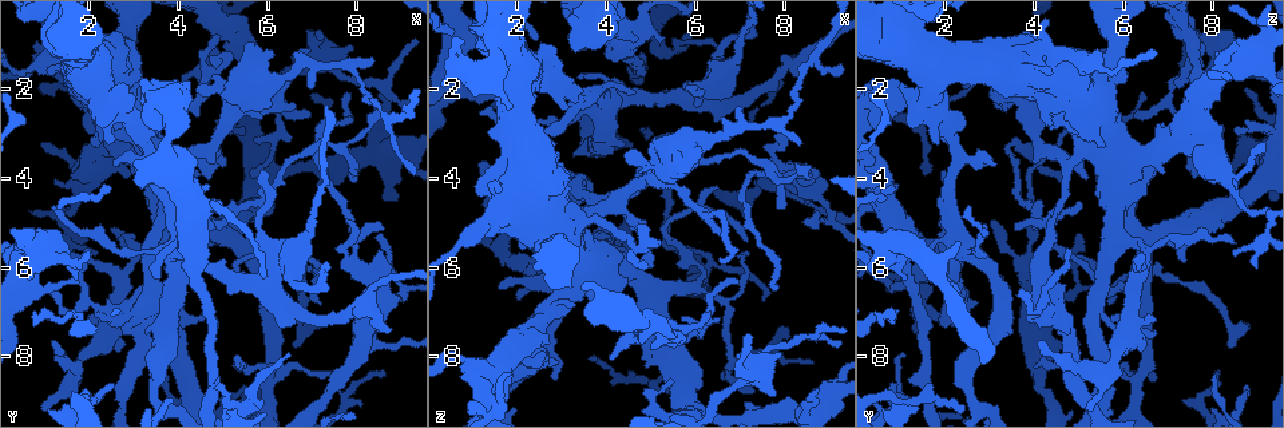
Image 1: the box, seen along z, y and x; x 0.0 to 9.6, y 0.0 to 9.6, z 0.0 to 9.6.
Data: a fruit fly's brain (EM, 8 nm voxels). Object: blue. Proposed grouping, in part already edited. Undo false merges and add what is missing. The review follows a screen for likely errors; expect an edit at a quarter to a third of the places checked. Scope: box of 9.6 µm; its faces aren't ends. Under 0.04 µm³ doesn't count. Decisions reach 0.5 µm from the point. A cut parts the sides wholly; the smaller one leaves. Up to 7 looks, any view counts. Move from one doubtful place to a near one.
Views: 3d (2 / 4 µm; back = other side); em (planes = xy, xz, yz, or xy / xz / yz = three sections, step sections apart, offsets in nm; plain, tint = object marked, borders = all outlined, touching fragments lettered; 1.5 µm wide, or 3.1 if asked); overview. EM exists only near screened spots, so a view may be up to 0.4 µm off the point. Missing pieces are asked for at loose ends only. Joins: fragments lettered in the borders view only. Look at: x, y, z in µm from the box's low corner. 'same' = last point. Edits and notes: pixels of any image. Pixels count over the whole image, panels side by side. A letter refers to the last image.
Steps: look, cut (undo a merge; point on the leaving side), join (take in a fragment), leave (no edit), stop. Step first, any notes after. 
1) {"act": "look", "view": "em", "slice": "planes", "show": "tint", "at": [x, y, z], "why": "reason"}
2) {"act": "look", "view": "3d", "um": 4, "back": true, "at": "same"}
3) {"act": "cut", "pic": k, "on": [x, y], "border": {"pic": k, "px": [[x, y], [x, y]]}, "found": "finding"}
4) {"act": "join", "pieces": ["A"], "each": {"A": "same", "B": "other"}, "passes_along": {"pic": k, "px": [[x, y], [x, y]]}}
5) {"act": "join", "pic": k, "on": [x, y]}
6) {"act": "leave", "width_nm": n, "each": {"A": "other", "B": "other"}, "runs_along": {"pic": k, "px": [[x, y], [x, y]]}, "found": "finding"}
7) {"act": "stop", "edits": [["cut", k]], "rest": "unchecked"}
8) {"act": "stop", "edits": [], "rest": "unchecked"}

{"act": "look", "view": "3d", "um": 2, "at": [2.20, 3.30, 5.55], "why": "thick end"}

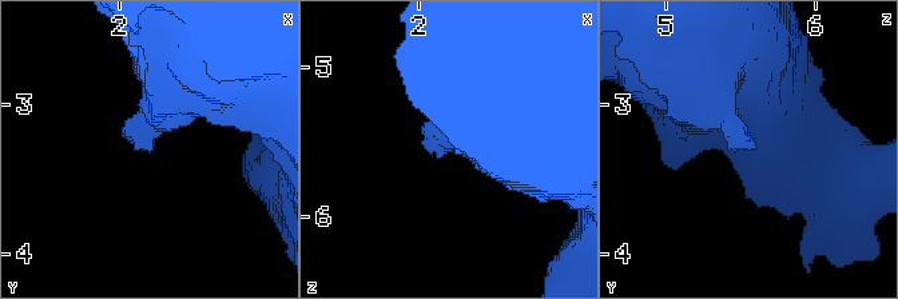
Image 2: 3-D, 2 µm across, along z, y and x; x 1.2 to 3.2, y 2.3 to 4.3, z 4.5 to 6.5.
{"act": "look", "view": "em", "slice": "planes", "show": "borders", "at": [2.18, 3.30, 5.60], "why": "shape alone is not enough"}

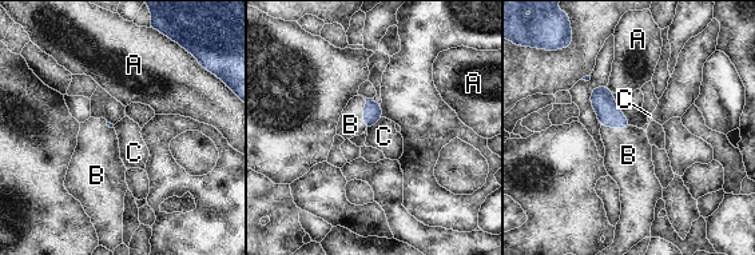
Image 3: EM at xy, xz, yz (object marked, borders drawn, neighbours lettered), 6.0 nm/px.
{"act": "join", "pieces": ["B"], "each": {"A": "other", "B": "same", "C": "other"}, "passes_along": {"pic": 3, "px": [[372, 110], [364, 114], [350, 124]]}, "found": "it goes on there"}

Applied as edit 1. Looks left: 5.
{"act": "look", "view": "em", "slice": "planes", "show": "borders", "at": [1.20, 4.65, 2.55]}

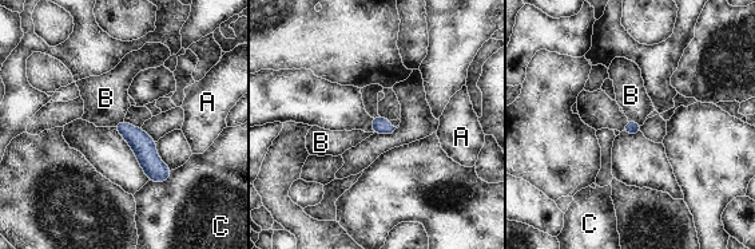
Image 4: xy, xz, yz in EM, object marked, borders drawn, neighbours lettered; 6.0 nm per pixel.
{"act": "leave", "width_nm": 80, "each": {"A": "other", "B": "other", "C": "other"}, "border": {"pic": 4, "px": [[628, 119], [642, 125]]}, "found": "no lettered fragment goes on from it"}

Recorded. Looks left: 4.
{"act": "look", "view": "em", "slice": "planes", "show": "tint", "at": [3.05, 5.70, 2.75], "why": "sudden change in width"}

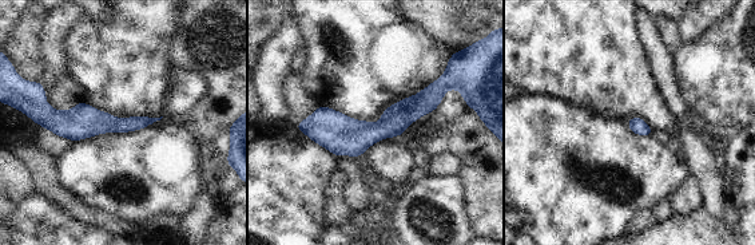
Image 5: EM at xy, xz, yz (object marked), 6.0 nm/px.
{"act": "look", "view": "em", "slice": "planes", "show": "borders", "at": "same"}

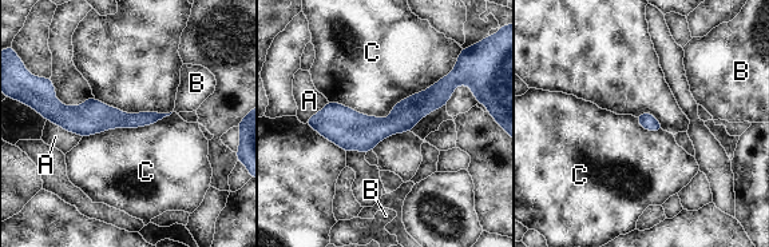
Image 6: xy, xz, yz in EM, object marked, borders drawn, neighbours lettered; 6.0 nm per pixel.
{"act": "leave", "longest_contact_nm": ["C", 800], "each": {"A": "other", "B": "other", "C": "other"}, "border": {"pic": 6, "px": [[456, 63], [385, 118], [328, 102]]}, "found": "all the same neuron"}

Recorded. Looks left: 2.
{"act": "stop", "edits": [["join", 3]], "rest": "unchecked"}

